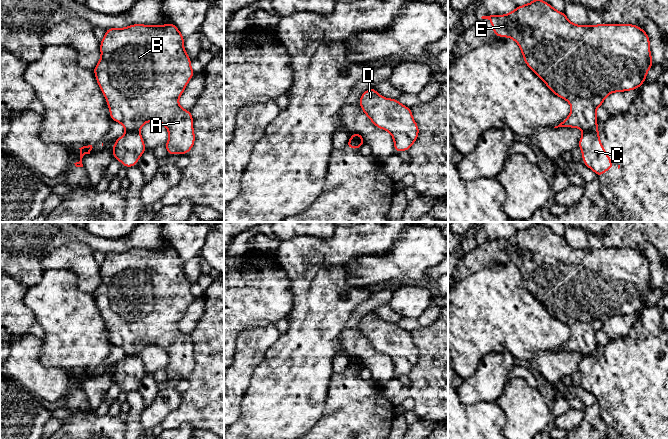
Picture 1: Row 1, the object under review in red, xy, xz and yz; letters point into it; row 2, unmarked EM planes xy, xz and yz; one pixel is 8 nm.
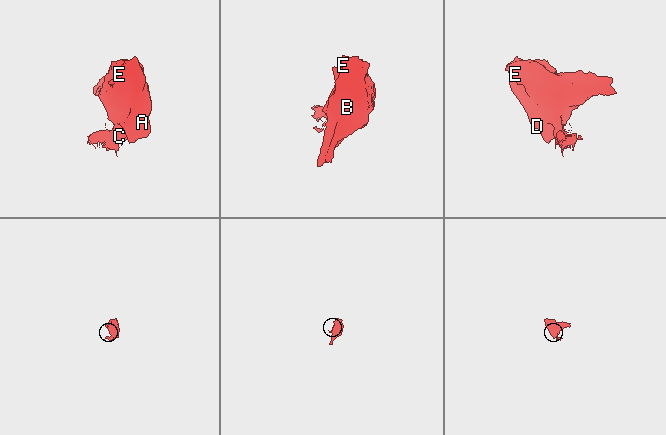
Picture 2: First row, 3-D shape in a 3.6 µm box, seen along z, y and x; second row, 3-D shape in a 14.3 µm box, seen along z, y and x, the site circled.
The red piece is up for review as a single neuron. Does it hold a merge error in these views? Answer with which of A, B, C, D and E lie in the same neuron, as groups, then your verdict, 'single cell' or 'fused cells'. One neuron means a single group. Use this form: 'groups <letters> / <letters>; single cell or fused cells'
groups A B D E / C; fused cells

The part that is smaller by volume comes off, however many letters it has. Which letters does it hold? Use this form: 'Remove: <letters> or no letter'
Remove: C

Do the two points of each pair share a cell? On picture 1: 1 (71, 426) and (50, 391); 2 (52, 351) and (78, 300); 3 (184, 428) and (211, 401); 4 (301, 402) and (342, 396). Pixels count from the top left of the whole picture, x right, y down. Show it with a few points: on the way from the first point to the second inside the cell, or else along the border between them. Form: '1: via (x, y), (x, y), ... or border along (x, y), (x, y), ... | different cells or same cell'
1: border along (72, 387), (61, 400) | different cells
2: via (65, 338), (72, 331), (72, 313) | same cell
3: border along (175, 428), (182, 423), (189, 423), (194, 428) | different cells
4: border along (331, 376), (322, 413) | different cells

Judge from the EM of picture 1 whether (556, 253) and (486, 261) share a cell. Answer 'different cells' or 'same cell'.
same cell

